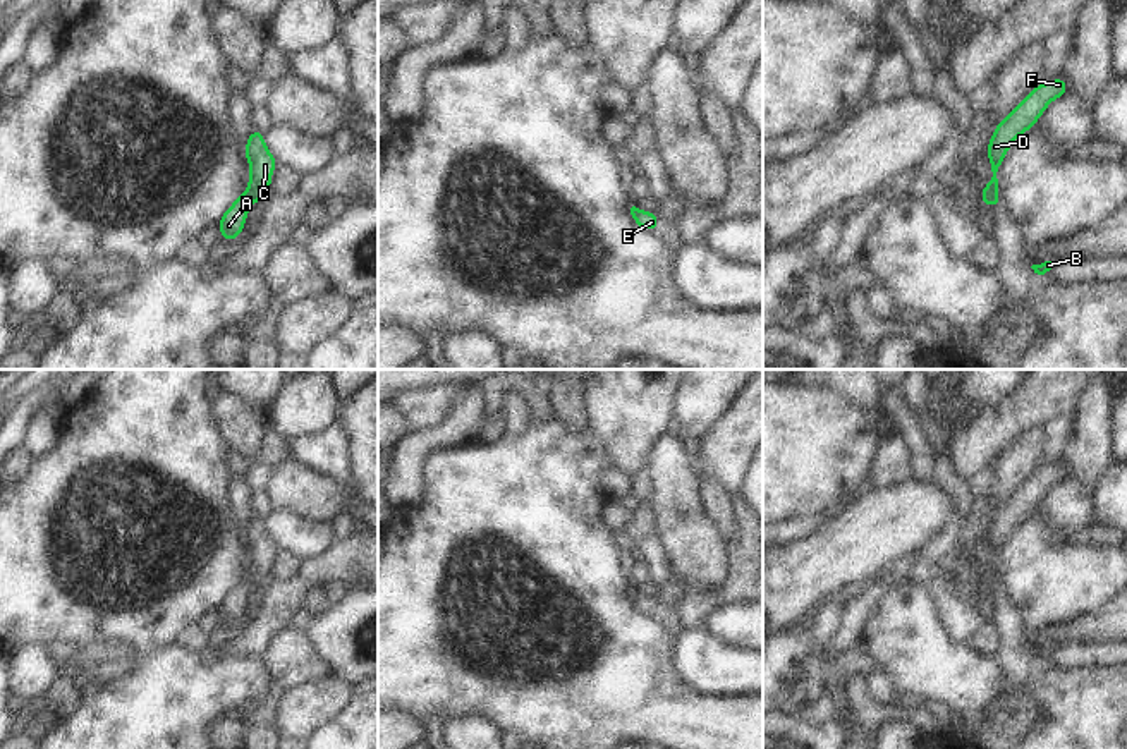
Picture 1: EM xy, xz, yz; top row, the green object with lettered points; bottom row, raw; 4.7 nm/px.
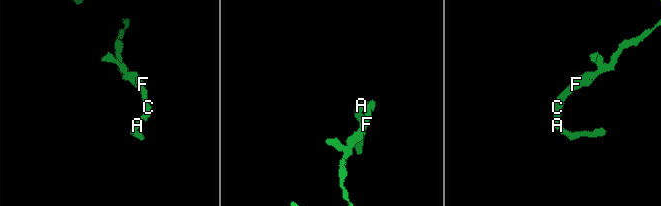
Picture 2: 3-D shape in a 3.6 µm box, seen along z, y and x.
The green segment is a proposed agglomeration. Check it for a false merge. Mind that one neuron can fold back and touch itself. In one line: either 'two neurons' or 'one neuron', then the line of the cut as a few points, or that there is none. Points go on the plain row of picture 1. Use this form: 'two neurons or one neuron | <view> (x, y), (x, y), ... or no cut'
two neurons | yz (985, 572), (995, 579), (995, 588)

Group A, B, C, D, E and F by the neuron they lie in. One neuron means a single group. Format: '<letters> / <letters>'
A B / C D E F

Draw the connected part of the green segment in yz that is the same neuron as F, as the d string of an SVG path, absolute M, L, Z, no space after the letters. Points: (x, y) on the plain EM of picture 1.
M1063 460L1046 469L1036 469L1034 474L1012 496L1008 496L1003 505L996 508L986 533L993 557L991 565L986 567L986 574L996 579L995 591L1000 591L996 557L1003 548L1005 538L1019 521L1036 510L1048 490L1062 481L1067 481L1067 467Z

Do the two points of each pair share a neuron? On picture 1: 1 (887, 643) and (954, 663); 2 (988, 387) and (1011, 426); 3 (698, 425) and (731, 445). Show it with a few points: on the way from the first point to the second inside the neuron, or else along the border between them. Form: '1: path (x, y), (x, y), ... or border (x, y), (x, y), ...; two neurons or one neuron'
1: path (904, 643), (930, 663), (937, 663); one neuron
2: border (1017, 387), (999, 401), (983, 404), (974, 413); two neurons
3: border (732, 399), (725, 413), (698, 440); two neurons

